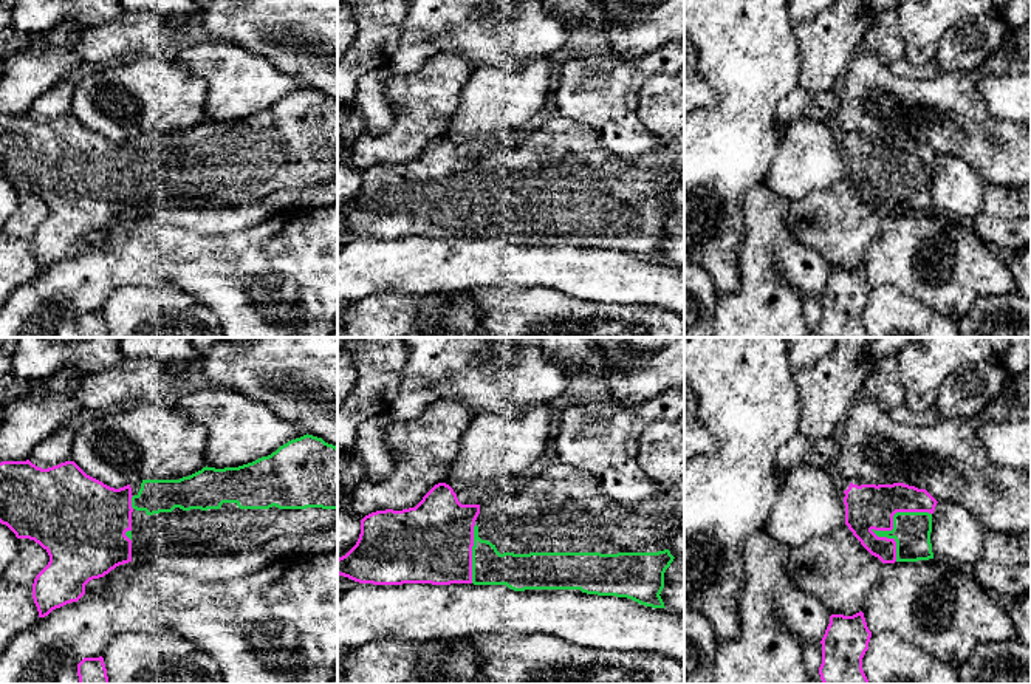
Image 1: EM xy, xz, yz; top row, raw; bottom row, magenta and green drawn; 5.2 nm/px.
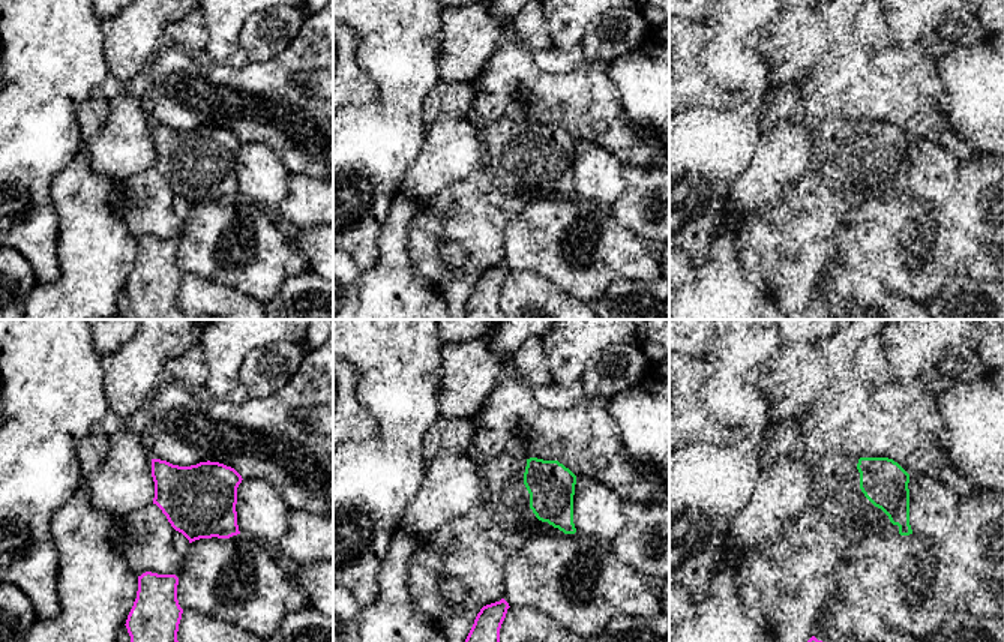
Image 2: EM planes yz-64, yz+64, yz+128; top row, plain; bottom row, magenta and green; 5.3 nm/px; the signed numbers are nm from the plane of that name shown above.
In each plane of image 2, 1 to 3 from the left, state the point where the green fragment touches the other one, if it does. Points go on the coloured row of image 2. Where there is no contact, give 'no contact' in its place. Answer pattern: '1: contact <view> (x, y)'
1: no contact
2: no contact
3: no contact

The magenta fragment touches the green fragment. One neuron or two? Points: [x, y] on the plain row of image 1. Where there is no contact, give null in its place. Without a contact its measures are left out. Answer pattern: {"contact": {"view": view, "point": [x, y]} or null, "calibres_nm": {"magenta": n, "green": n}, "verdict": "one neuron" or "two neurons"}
{"contact": {"view": "yz", "point": [895, 166]}, "calibres_nm": {"magenta": 240, "green": 190}, "verdict": "one neuron"}

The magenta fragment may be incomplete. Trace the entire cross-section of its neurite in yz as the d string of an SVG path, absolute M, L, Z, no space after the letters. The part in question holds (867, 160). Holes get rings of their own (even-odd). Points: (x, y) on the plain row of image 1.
M904 136L853 138L844 144L845 178L882 217L933 212L930 186L937 153Z

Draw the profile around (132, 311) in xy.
M170 285L122 286L102 311L108 337L223 337L217 316Z

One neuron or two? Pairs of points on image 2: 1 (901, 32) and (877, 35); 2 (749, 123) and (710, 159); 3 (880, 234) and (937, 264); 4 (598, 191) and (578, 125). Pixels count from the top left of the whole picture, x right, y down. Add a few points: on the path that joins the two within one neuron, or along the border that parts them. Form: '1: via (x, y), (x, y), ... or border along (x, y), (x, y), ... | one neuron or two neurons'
1: border along (883, 15), (895, 45) | two neurons
2: via (740, 129), (719, 150) | one neuron
3: via (893, 239), (923, 251) | one neuron
4: border along (577, 140), (598, 143), (614, 155) | two neurons

